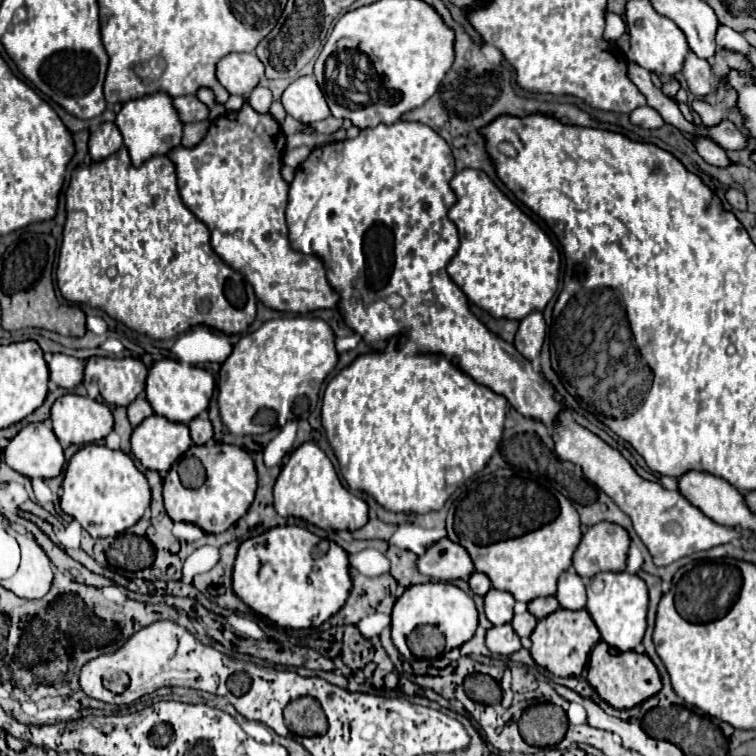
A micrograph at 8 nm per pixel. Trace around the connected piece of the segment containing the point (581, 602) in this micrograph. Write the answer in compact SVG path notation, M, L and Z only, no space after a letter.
M573 568L565 570L559 576L555 598L559 600L561 608L567 608L567 610L581 610L581 608L585 608L585 604L587 604L585 584L583 584L583 578L577 576L577 572L573 572Z

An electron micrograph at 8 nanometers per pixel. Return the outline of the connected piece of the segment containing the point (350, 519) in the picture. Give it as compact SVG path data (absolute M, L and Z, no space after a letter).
M315 442L301 444L281 468L275 482L275 510L281 516L297 516L319 528L329 530L359 530L367 524L367 502L353 496L339 480L331 460Z

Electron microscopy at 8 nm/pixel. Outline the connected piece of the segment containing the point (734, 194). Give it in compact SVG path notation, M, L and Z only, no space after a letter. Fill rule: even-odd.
M729 188L729 190L725 192L725 196L727 196L727 202L729 202L733 208L737 208L737 210L747 210L747 198L745 198L745 194L743 194L741 190Z

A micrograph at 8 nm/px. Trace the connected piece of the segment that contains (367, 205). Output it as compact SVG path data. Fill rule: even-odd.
M397 120L395 124L379 124L375 128L365 128L361 130L361 134L357 138L351 140L339 140L339 142L327 142L323 146L317 146L311 150L309 158L305 162L301 162L295 170L295 178L291 182L289 188L289 206L287 206L287 226L289 226L289 240L294 250L303 254L317 254L319 258L323 258L325 266L327 266L327 276L331 286L341 294L341 302L339 302L339 310L345 318L345 324L355 330L367 344L371 344L375 350L383 350L387 340L393 336L401 338L401 346L411 348L413 352L441 352L447 354L449 358L453 358L459 368L463 372L467 372L473 380L477 380L479 384L491 388L493 392L501 394L507 398L507 402L519 410L519 414L523 414L525 418L543 422L545 426L549 426L549 420L553 420L553 416L557 416L557 412L563 412L565 406L561 402L561 398L557 398L557 390L553 388L553 384L549 380L545 380L539 372L533 370L531 362L525 360L517 348L513 348L513 344L501 340L499 336L491 334L469 310L469 302L465 298L465 294L461 292L461 288L449 278L447 274L447 262L455 256L457 248L459 248L459 234L457 234L457 226L447 218L449 208L455 204L455 196L453 190L449 188L451 178L455 176L455 160L451 154L451 148L447 146L447 142L433 132L429 126L419 124L419 122L403 122ZM391 294L397 294L403 298L403 306L401 308L391 308L387 298Z

